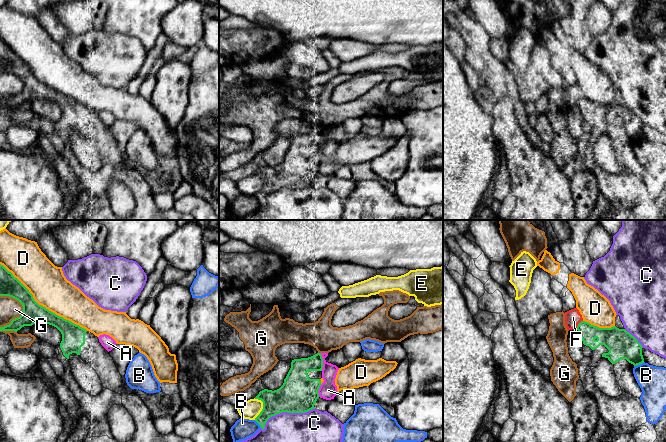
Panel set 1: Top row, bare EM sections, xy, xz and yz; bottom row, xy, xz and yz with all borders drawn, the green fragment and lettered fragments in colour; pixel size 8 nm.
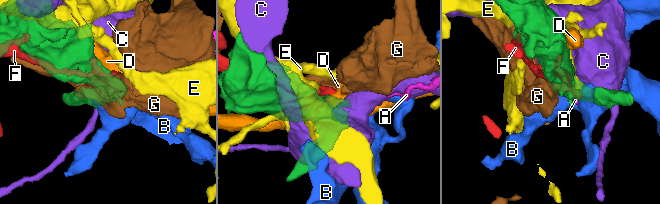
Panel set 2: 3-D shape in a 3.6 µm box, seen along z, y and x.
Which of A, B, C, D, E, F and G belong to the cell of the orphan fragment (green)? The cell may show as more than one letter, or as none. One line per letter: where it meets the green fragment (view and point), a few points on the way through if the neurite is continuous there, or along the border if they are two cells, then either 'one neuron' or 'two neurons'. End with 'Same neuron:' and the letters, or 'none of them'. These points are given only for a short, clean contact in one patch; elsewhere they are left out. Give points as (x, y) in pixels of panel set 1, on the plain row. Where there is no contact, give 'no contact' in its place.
A: contact xz (322, 138); two neurons
B: contact yz (639, 140); two neurons
C: contact xz (285, 187); two neurons
D: contact xy (42, 82); two neurons
E: contact xz (263, 184); two neurons
F: contact yz (578, 100); two neurons
G: contact xy (22, 89); two neurons
Same neuron: none of them

